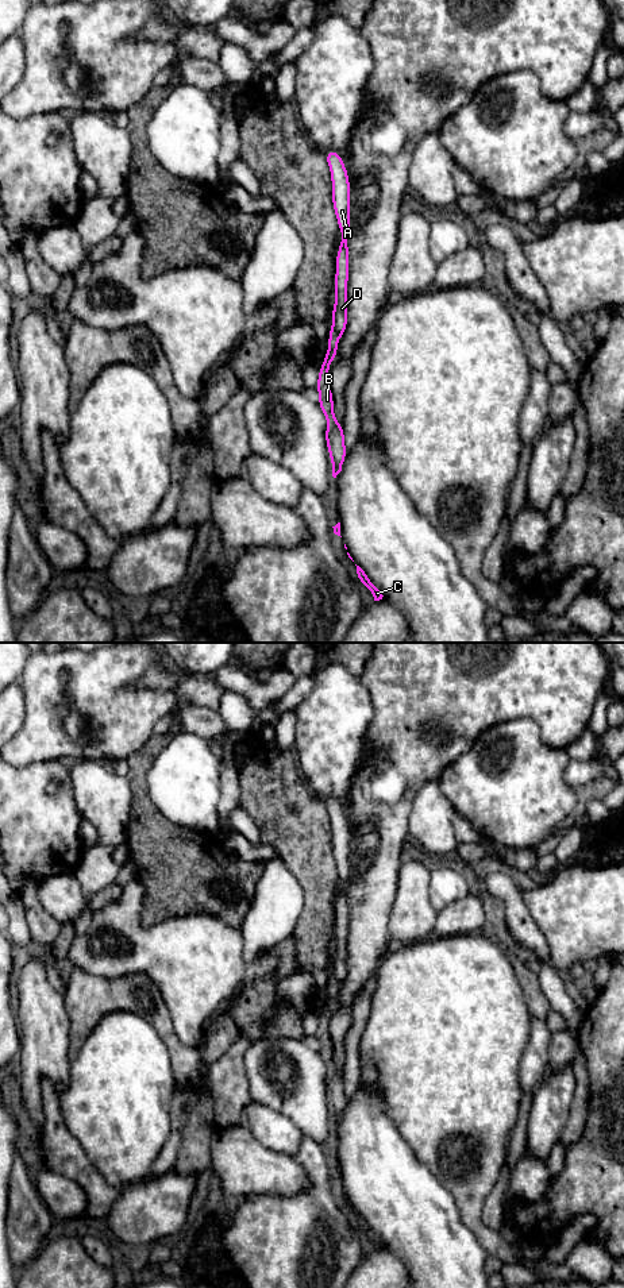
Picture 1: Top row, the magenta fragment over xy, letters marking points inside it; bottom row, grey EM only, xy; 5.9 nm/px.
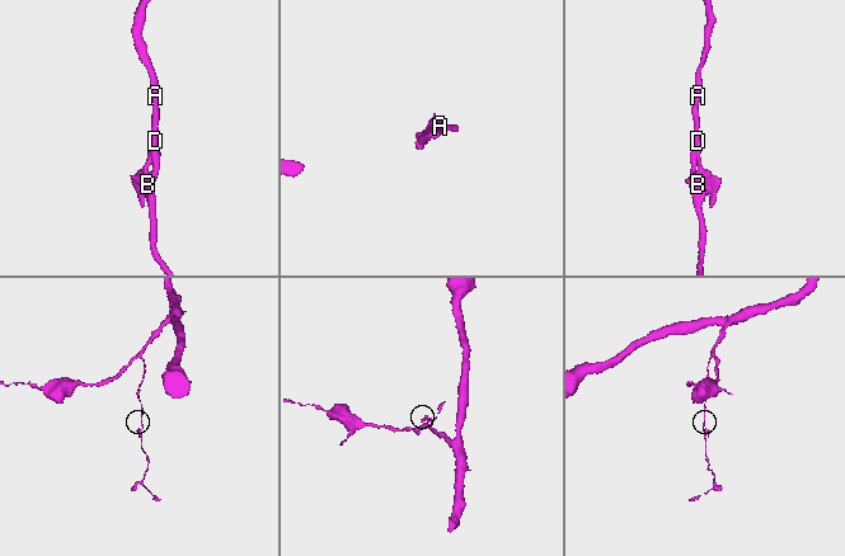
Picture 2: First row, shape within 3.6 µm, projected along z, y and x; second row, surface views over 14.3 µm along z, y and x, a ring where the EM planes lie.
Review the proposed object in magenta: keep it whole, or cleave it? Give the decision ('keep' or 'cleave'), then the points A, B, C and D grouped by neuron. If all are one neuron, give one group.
keep | A B C D

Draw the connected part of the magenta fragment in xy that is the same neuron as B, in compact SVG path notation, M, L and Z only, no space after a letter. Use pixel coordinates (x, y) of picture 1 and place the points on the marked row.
M328 150L326 159L331 171L332 184L332 205L336 215L342 239L338 247L335 262L335 305L332 306L332 327L328 333L328 348L319 367L319 378L316 390L319 392L319 406L326 416L326 444L330 452L332 464L332 477L342 471L346 459L344 431L342 424L336 421L334 412L334 398L330 386L328 369L338 356L338 343L347 328L347 284L348 284L348 232L351 228L350 220L350 181L344 162L338 151Z

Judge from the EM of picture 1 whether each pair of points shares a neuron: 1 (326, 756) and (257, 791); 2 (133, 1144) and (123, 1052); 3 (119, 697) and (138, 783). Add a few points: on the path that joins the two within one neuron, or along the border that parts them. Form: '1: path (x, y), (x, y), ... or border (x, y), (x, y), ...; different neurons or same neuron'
1: border (293, 751), (303, 778), (318, 797); different neurons
2: path (123, 1121), (123, 1075); same neuron
3: border (153, 735), (141, 748), (124, 759); different neurons

